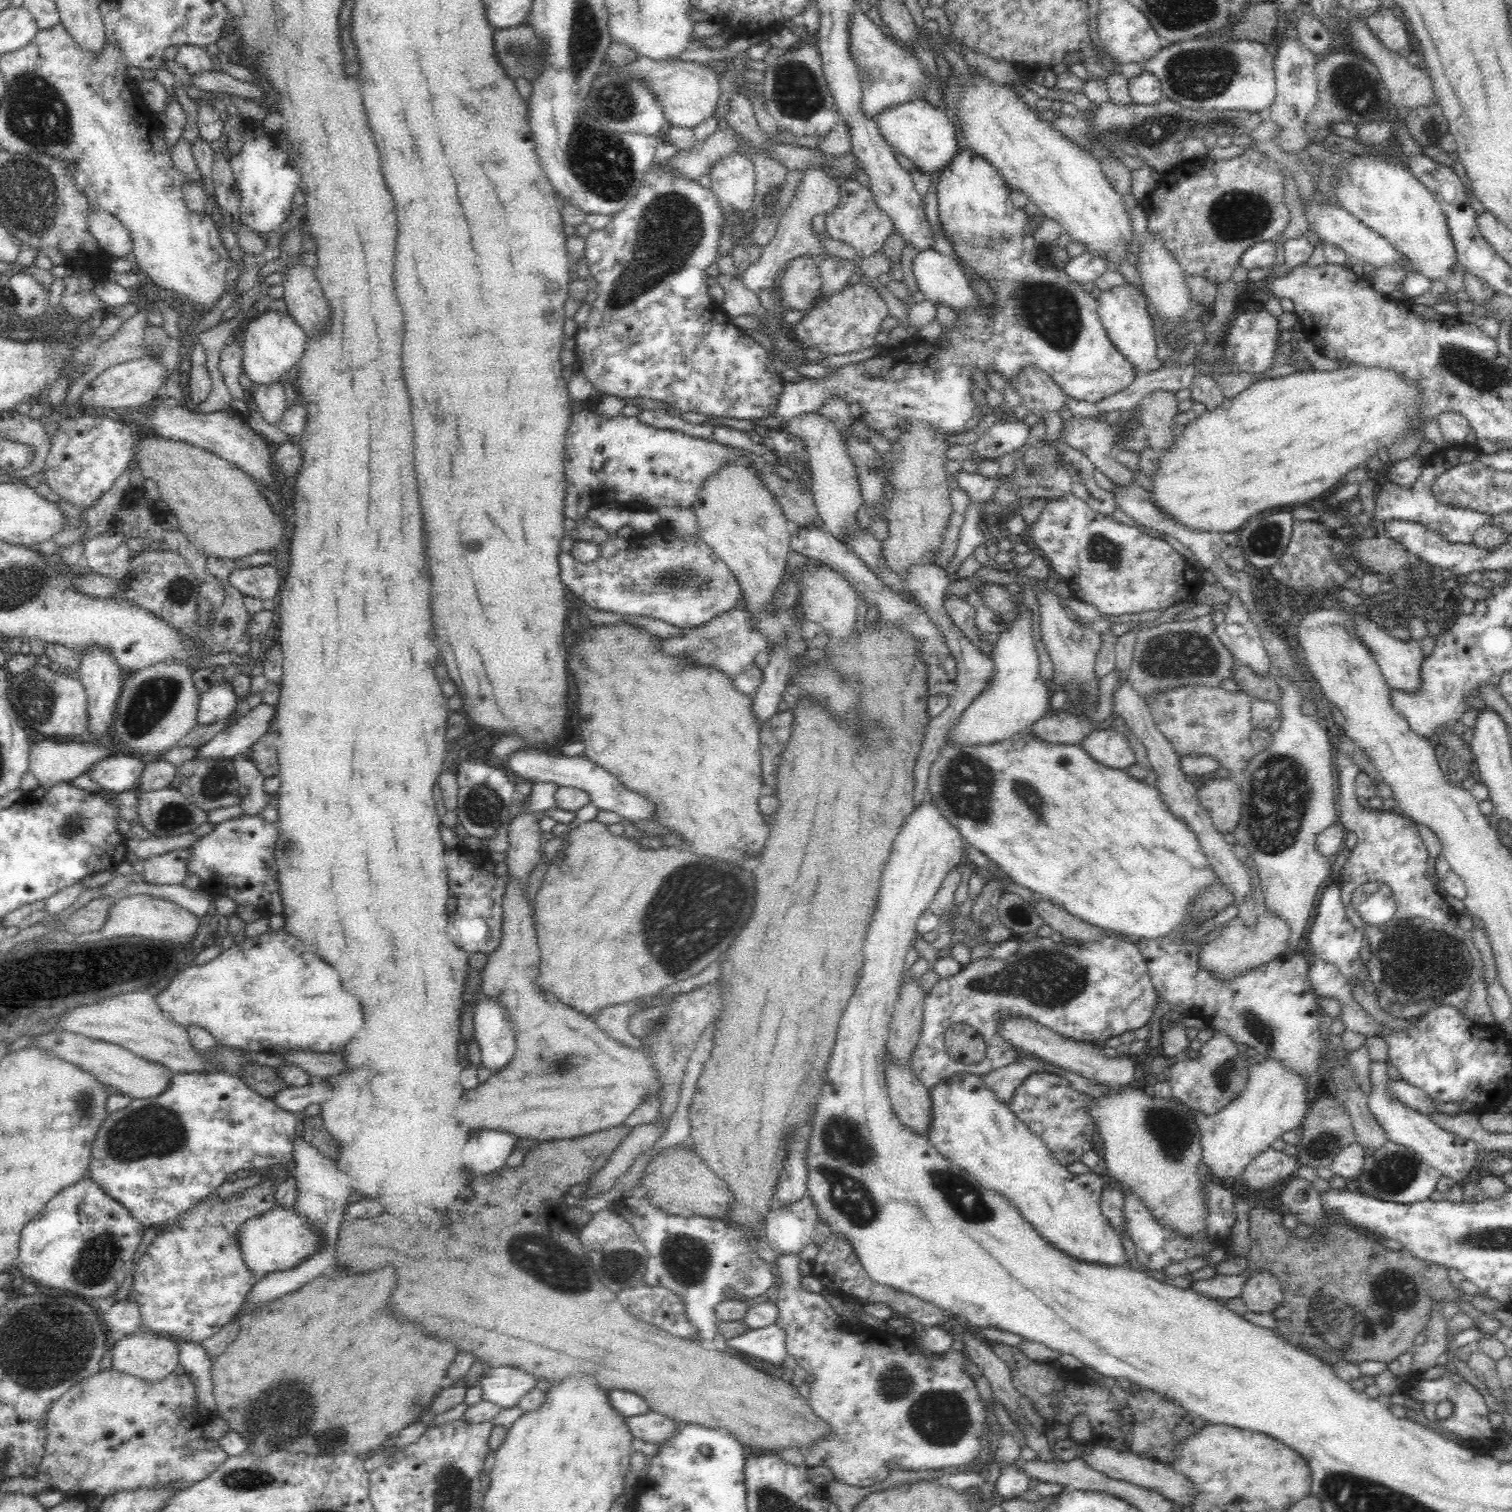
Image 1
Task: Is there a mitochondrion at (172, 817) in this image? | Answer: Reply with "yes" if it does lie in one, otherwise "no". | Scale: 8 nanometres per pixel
yes

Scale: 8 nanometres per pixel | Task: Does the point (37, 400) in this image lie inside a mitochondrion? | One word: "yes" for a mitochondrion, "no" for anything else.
no

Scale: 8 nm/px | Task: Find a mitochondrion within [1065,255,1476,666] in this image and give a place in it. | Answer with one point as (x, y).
(1100, 550)

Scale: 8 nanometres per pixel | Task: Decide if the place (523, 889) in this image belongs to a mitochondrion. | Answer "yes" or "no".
no

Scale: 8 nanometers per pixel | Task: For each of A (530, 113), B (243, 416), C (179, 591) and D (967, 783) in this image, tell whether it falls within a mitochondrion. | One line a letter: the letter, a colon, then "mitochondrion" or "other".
A: other
B: other
C: mitochondrion
D: mitochondrion

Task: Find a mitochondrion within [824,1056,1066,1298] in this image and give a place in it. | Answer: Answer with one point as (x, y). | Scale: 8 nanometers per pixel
(961, 1195)

